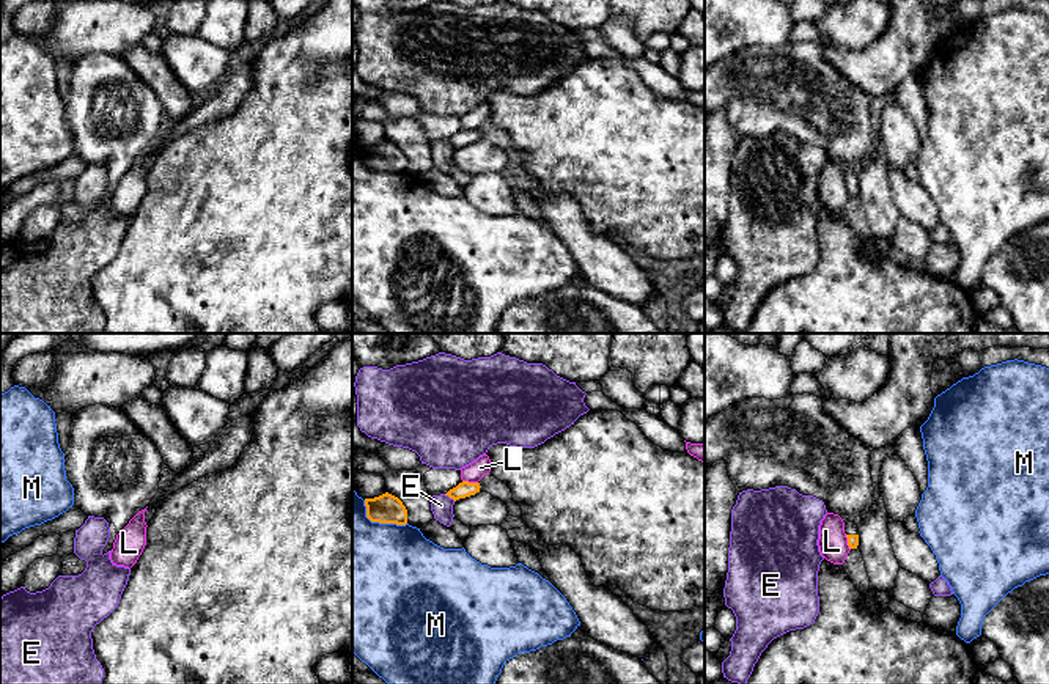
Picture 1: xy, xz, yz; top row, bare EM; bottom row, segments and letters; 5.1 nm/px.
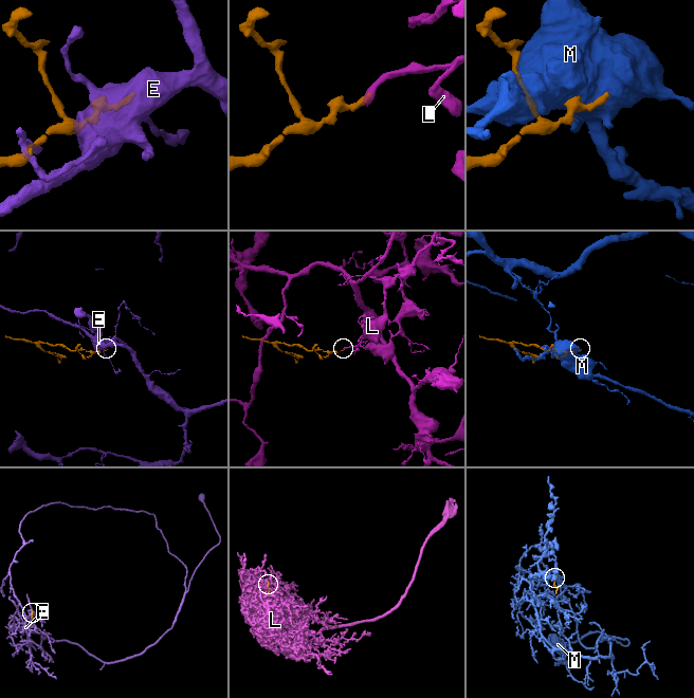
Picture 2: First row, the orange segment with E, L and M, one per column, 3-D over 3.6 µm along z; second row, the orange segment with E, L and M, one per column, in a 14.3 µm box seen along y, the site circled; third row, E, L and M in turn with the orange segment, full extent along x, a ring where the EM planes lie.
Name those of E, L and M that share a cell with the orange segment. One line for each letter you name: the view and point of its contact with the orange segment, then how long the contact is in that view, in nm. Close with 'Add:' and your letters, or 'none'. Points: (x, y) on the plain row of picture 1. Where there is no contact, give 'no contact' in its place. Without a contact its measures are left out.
Add: none

